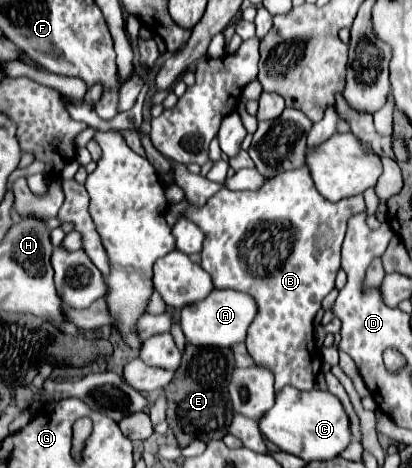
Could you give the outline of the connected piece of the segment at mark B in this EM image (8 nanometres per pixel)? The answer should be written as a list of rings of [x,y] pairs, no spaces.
[[[303,165],[267,179],[257,191],[221,189],[201,207],[191,205],[189,201],[181,201],[171,205],[167,211],[165,219],[169,225],[175,225],[177,217],[185,215],[205,233],[201,267],[211,275],[215,287],[243,291],[257,301],[259,313],[247,331],[245,345],[253,361],[275,375],[275,391],[281,391],[285,385],[309,391],[315,385],[315,377],[321,371],[321,357],[315,347],[313,317],[321,309],[323,297],[335,287],[335,275],[341,267],[341,243],[347,231],[347,221],[365,209],[363,195],[353,195],[337,203],[321,197],[313,185],[307,165]]]

